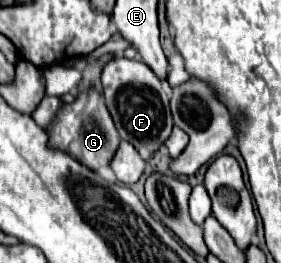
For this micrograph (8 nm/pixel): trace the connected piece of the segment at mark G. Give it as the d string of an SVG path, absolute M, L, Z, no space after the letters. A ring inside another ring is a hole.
M79 92L73 104L63 106L63 110L57 114L55 122L47 128L47 132L51 146L65 150L73 158L87 164L91 170L99 170L101 166L109 164L111 156L119 146L119 134L115 130L111 114L97 92Z

